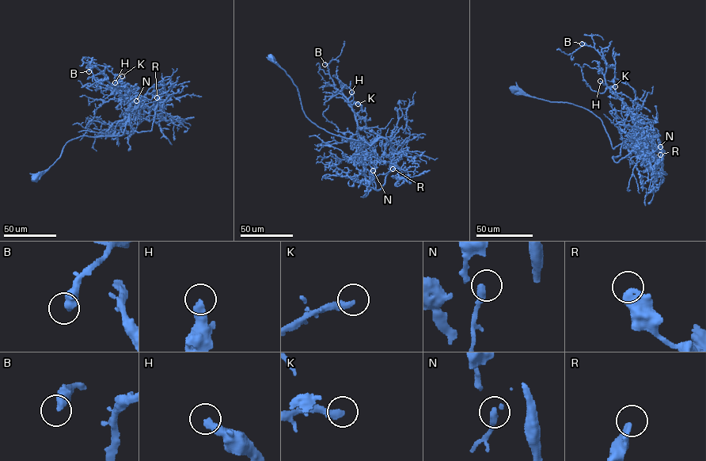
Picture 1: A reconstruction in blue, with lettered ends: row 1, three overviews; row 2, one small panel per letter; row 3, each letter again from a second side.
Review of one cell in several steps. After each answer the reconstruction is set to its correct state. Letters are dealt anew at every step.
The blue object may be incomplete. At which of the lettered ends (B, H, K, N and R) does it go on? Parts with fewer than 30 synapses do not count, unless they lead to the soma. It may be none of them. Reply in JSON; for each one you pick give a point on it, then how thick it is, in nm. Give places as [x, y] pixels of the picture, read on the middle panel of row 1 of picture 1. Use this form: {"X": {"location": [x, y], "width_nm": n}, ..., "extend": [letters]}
{"H": {"location": [351, 92], "width_nm": 380}, "extend": ["H"]}

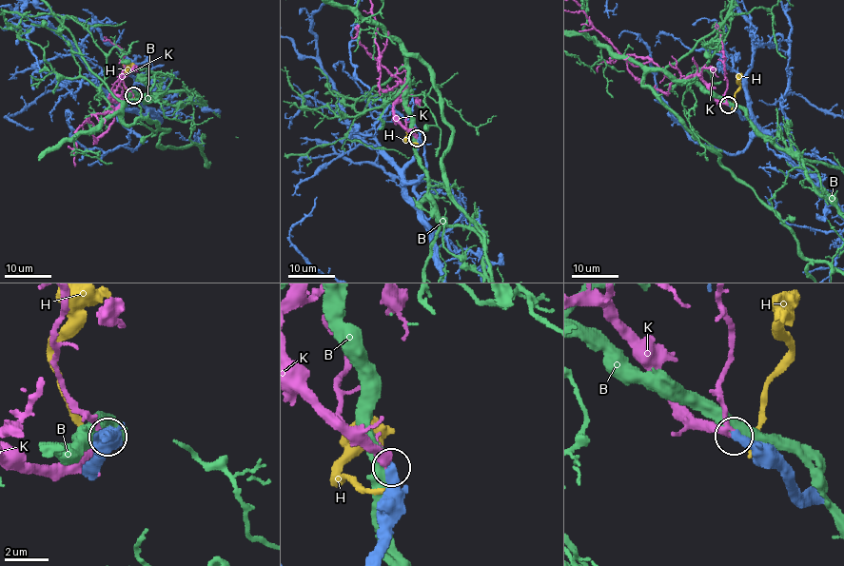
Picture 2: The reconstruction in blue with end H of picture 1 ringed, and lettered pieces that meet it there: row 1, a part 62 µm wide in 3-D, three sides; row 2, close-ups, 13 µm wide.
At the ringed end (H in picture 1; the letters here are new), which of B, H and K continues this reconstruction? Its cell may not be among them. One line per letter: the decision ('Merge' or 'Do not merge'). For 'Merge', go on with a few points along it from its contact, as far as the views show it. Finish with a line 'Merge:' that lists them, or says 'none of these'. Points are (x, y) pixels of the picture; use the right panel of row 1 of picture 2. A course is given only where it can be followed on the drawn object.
B: Do not merge
H: Do not merge
K: Merge. Its course: (728, 105), (700, 77), (670, 83), (668, 92), (645, 86), (582, 6)
Merge: K

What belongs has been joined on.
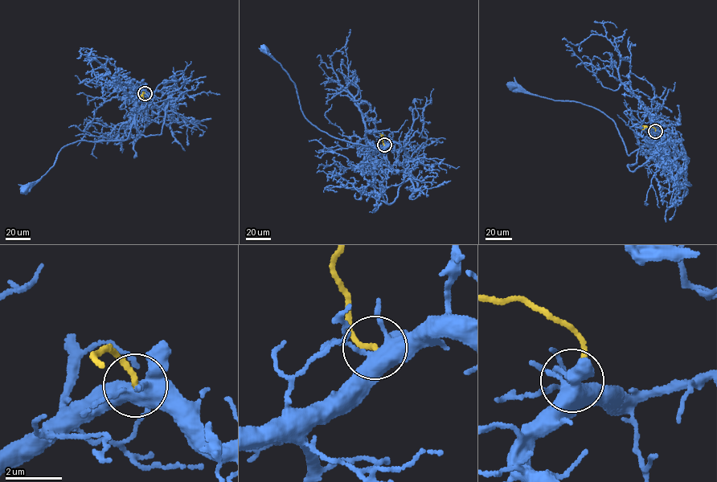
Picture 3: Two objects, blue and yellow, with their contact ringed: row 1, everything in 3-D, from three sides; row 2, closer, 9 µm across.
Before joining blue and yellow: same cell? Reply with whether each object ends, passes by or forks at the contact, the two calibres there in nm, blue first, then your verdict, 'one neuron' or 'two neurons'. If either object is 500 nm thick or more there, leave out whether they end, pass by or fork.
blue forks there; yellow ends there; 480 nm thick on the blue side, 180 nm on the other; two neurons

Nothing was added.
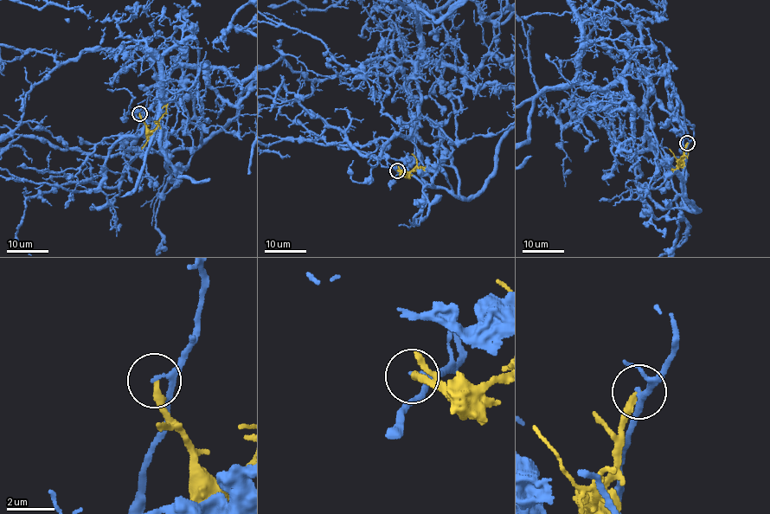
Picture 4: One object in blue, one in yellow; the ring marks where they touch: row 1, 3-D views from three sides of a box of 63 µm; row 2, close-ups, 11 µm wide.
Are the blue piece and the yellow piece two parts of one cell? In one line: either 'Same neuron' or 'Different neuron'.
Different neuron

